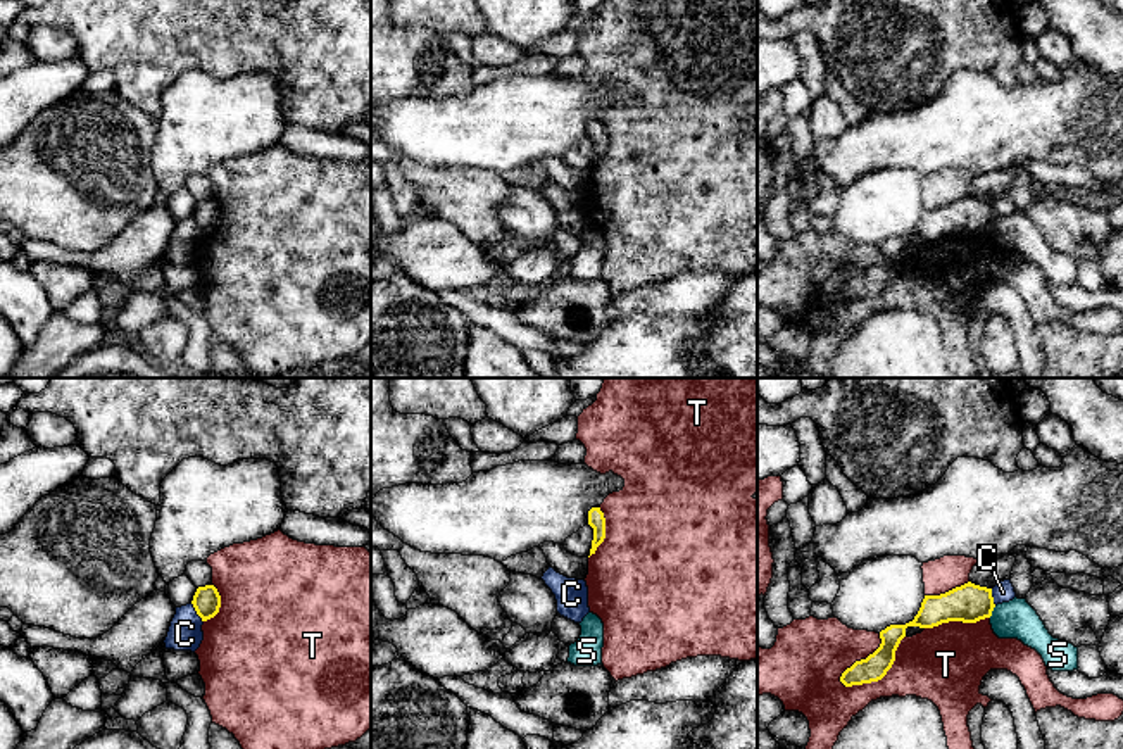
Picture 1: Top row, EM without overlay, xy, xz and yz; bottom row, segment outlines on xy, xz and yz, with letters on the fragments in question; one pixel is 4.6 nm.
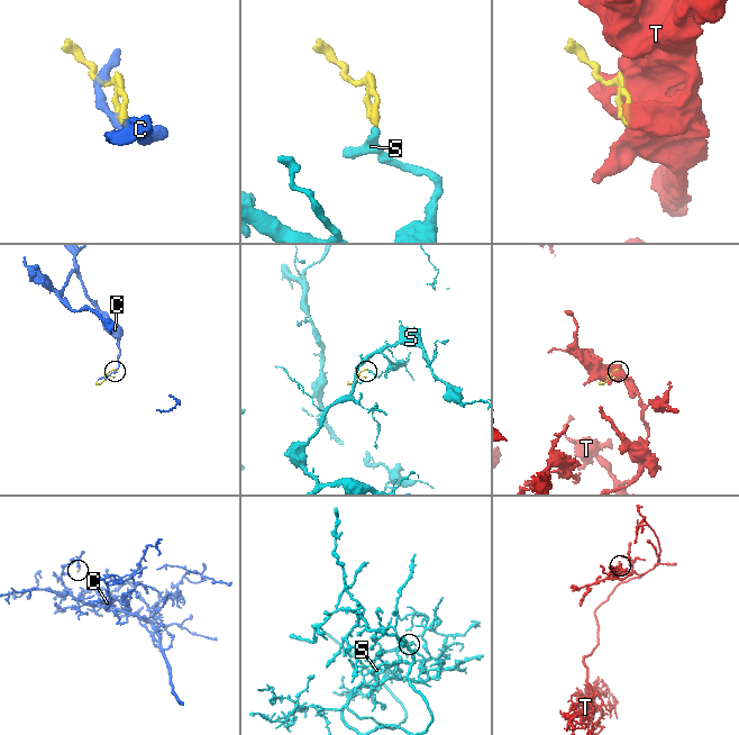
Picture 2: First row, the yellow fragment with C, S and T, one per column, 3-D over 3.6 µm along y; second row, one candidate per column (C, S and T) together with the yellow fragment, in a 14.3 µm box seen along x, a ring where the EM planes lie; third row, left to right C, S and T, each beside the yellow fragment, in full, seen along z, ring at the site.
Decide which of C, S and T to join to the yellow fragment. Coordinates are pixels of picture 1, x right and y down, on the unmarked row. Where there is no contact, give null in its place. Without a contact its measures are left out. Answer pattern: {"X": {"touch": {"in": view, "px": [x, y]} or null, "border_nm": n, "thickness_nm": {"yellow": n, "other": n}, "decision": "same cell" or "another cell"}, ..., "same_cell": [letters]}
{"C": {"touch": {"in": "xy", "px": [197, 226]}, "border_nm": 110, "thickness_nm": {"yellow": 130, "other": 160}, "decision": "another cell"}, "S": {"touch": {"in": "yz", "px": [992, 223]}, "border_nm": 70, "thickness_nm": {"yellow": 180, "other": 180}, "decision": "another cell"}, "T": {"touch": {"in": "yz", "px": [880, 292]}, "border_nm": 380, "thickness_nm": {"yellow": 120, "other": 320}, "decision": "another cell"}, "same_cell": []}

